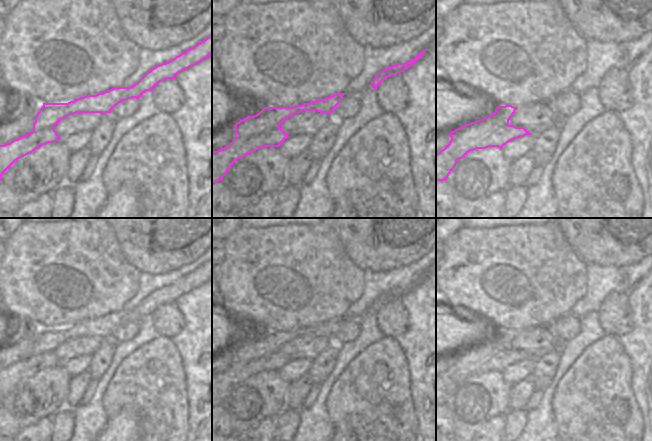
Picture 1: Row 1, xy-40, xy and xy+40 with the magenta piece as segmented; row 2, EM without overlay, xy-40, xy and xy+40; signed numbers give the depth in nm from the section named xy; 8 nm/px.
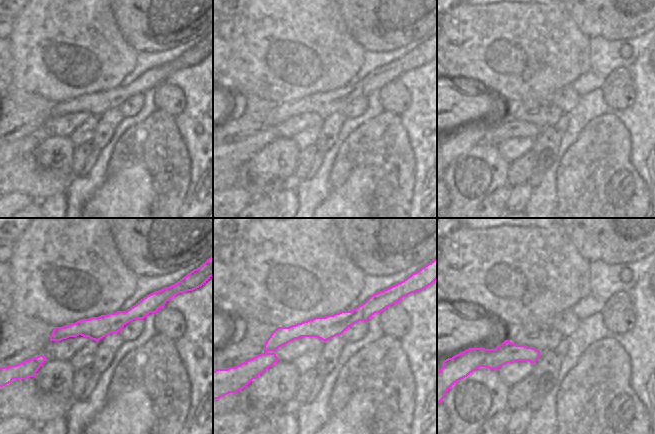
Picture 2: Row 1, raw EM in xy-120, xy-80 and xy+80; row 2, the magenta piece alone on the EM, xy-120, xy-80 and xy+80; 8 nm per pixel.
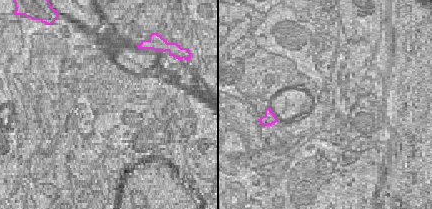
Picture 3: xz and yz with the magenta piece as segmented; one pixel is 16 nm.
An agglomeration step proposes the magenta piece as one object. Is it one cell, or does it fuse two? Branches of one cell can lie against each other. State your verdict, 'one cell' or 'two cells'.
two cells

